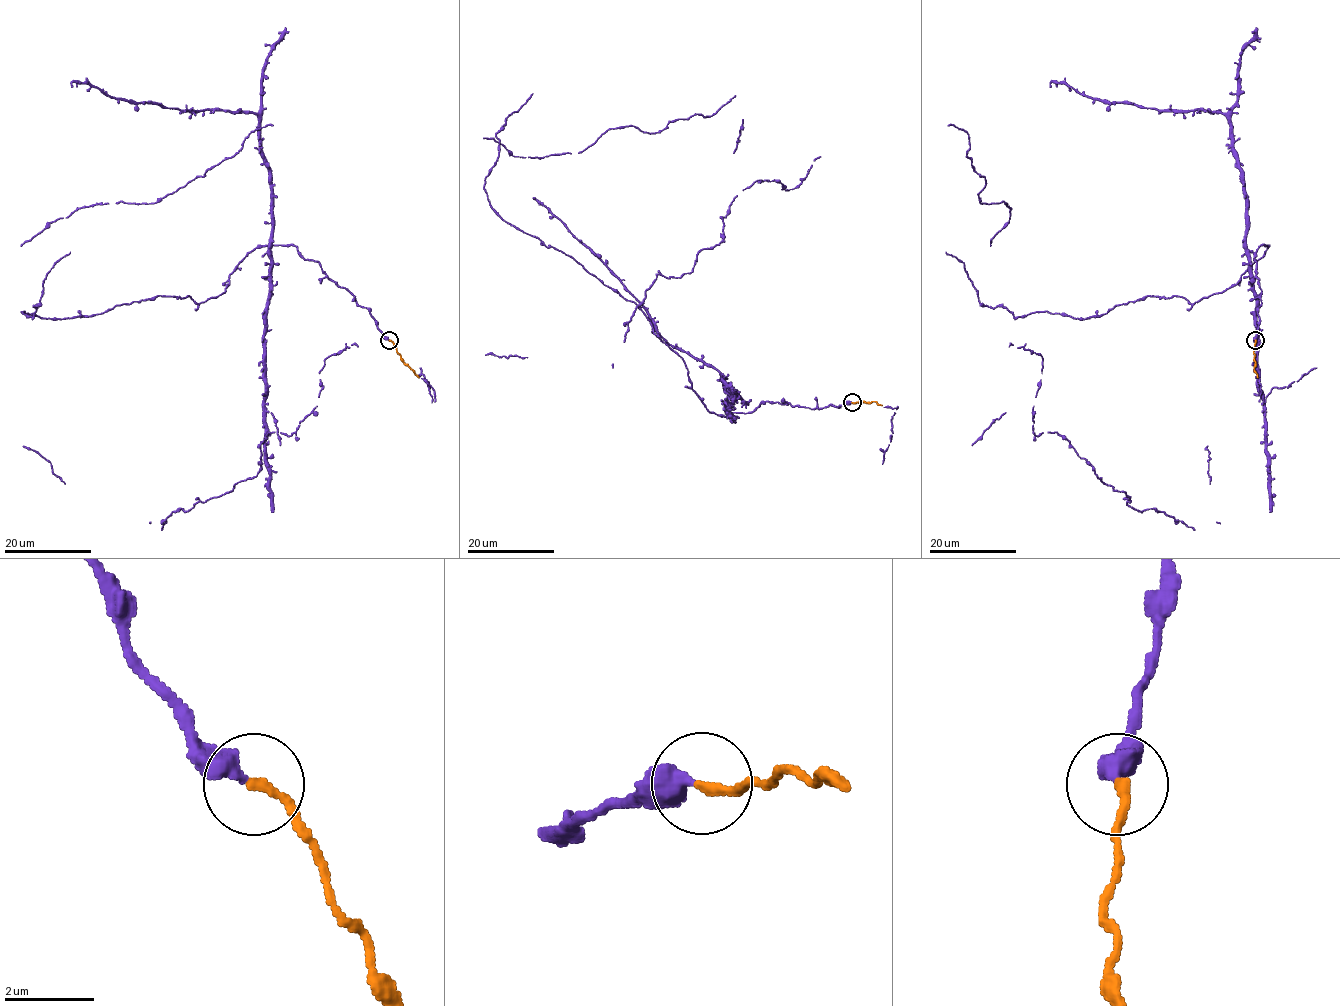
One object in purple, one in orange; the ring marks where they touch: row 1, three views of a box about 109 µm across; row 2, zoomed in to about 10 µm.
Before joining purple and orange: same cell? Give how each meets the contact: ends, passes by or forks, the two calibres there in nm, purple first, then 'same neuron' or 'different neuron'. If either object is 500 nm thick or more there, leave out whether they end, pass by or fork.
purple ends; orange ends; calibres 480 and 220 nm; same neuron

